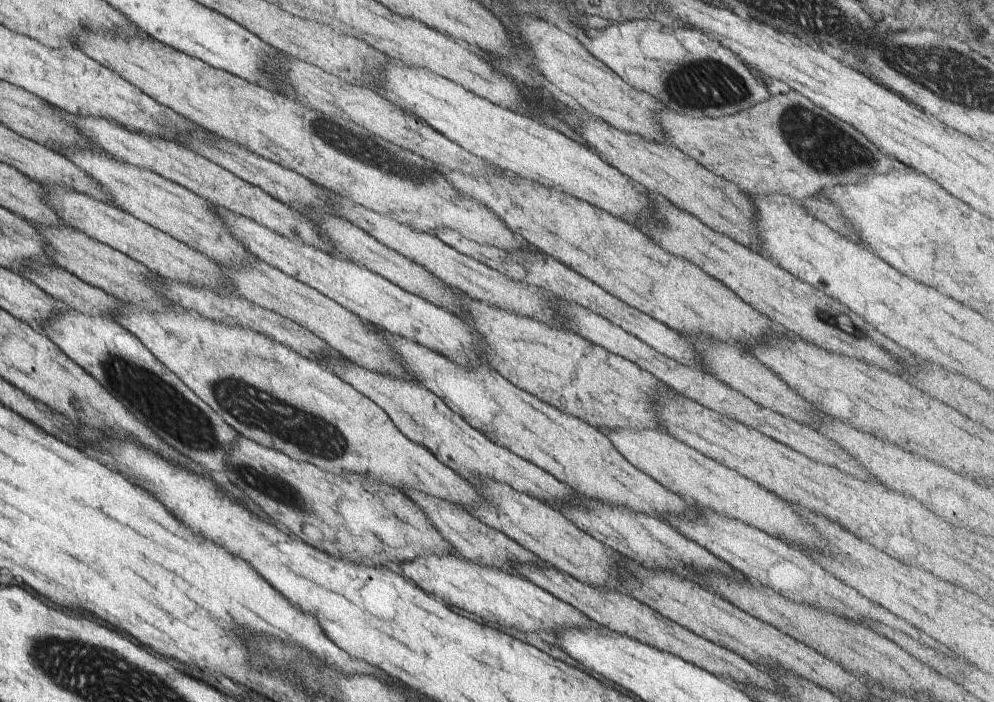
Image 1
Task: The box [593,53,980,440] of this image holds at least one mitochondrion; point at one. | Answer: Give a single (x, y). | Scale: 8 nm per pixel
(822, 144)

